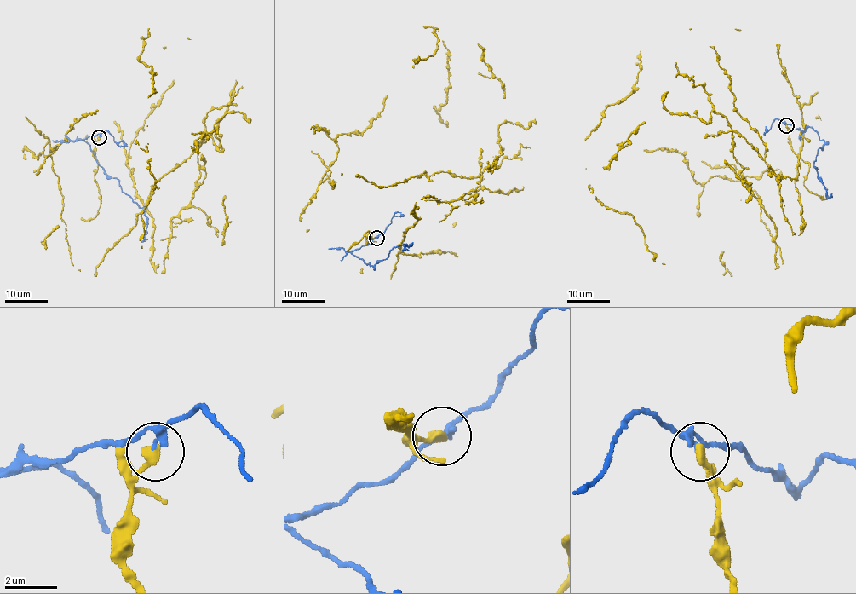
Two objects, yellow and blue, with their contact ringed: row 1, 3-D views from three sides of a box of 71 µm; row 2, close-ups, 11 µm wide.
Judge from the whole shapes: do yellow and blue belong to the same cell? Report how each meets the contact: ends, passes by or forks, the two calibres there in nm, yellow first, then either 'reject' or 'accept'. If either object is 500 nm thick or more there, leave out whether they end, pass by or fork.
yellow ends there; blue passes by; 380 nm thick on the yellow side, 190 nm on the other; reject

